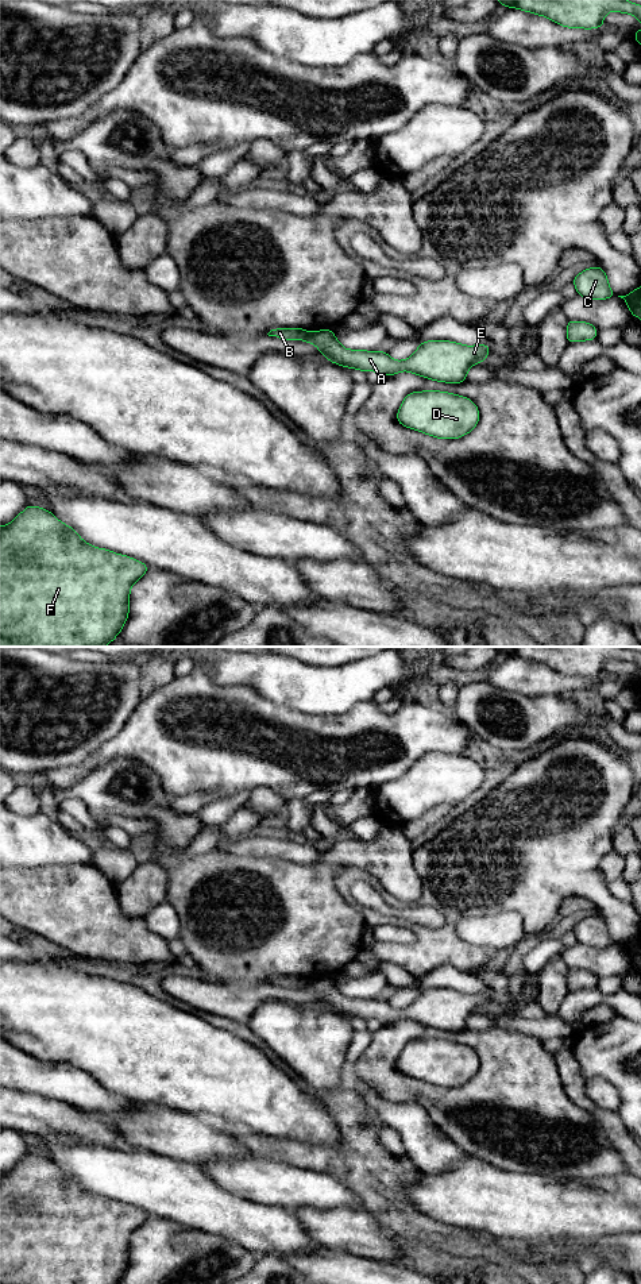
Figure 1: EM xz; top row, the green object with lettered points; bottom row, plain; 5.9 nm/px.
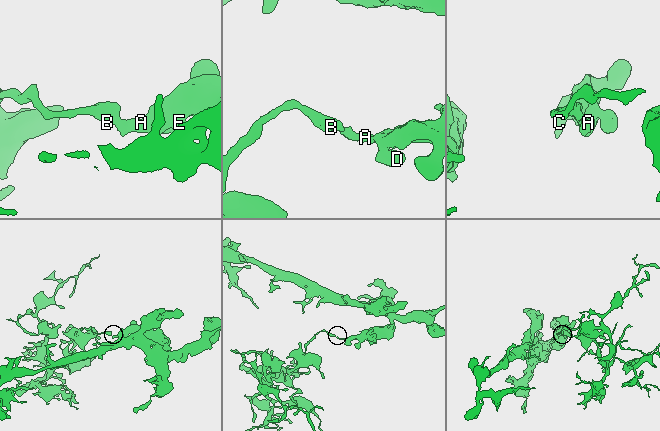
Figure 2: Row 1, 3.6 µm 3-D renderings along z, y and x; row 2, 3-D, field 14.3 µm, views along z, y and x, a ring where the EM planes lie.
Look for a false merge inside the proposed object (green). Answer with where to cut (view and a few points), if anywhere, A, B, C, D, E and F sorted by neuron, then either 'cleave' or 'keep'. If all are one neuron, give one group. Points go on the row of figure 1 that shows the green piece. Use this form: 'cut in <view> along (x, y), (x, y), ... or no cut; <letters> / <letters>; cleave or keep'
cut in xz along (309, 332), (304, 339); A C D E / B F; cleave

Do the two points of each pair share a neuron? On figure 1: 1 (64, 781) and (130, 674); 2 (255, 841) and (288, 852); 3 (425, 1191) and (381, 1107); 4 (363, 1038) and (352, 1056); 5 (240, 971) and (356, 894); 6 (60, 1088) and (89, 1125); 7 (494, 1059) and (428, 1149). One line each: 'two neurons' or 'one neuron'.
1: two neurons
2: one neuron
3: two neurons
4: one neuron
5: two neurons
6: two neurons
7: two neurons

